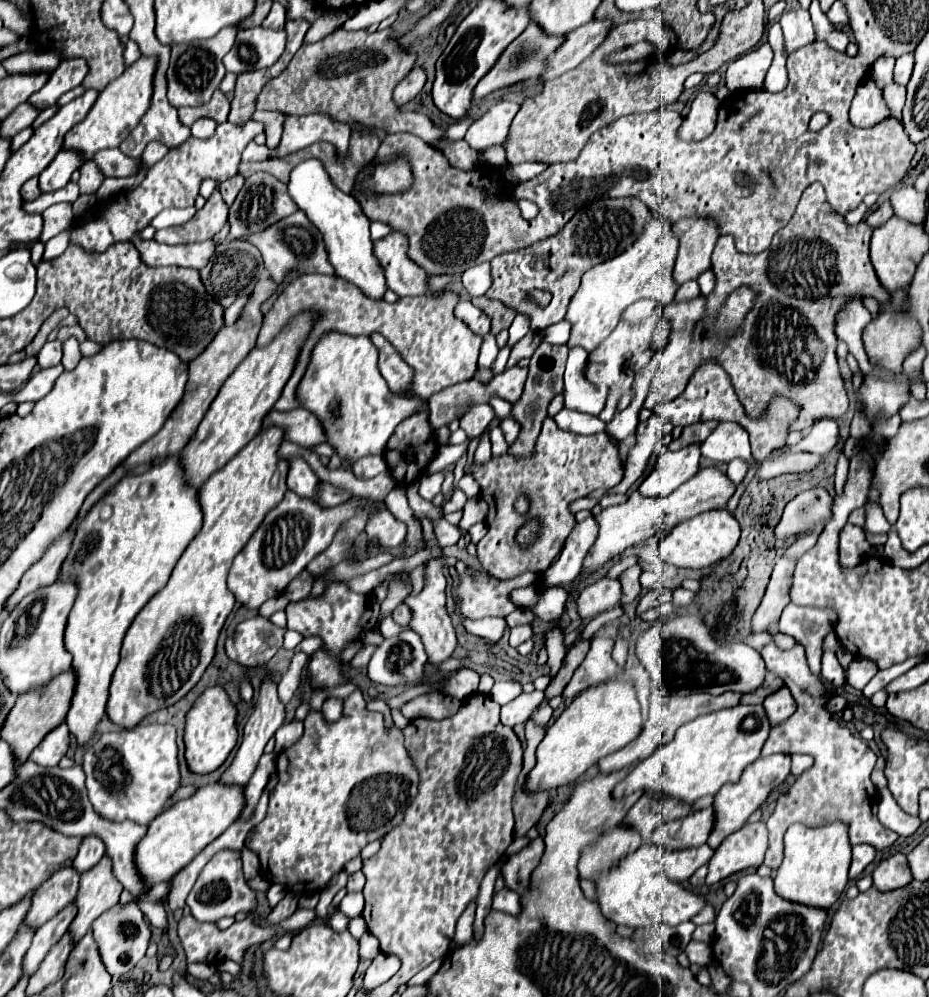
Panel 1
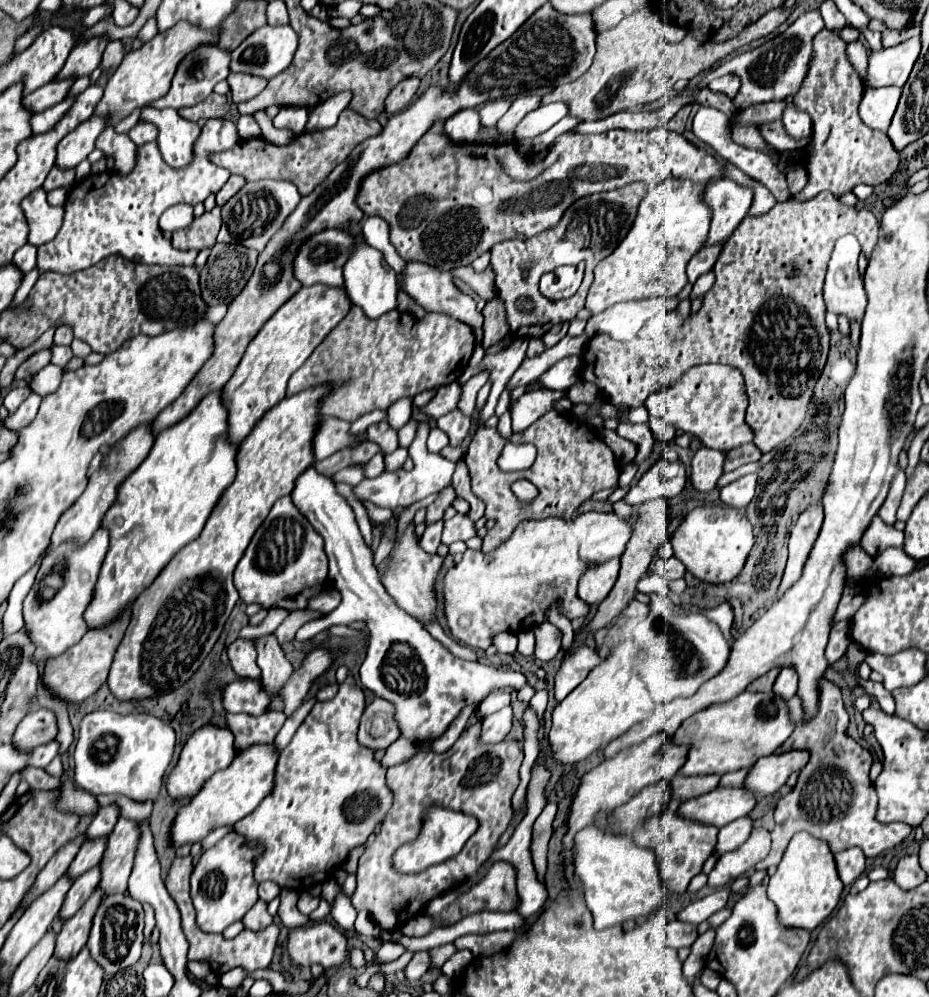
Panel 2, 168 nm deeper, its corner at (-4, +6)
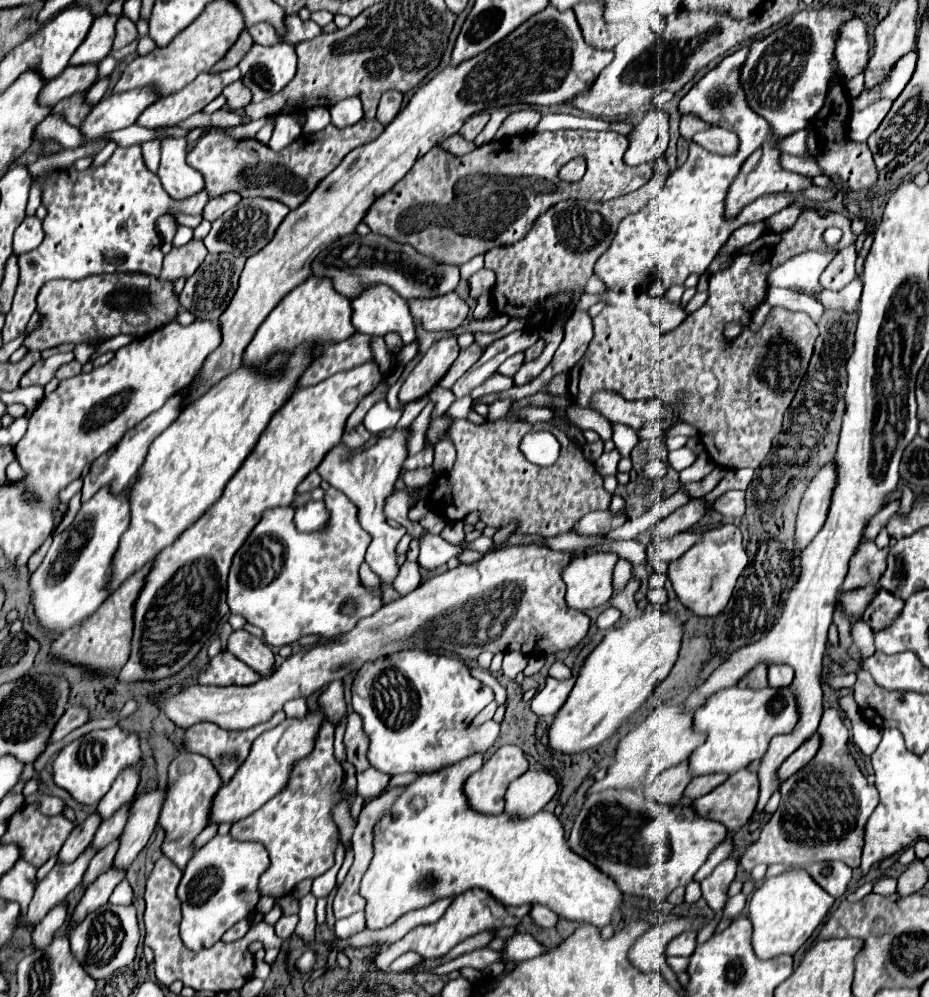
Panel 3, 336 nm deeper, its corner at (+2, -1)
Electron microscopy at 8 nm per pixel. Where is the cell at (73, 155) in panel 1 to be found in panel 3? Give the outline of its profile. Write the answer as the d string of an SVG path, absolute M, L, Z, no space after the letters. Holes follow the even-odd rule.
M153 86L135 88L121 94L109 94L97 104L97 108L93 108L81 132L85 138L93 140L103 134L133 126L143 110L147 110L157 100L161 100L161 94Z

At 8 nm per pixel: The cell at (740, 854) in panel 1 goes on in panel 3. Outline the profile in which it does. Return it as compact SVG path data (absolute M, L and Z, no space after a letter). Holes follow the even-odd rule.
M727 858L725 862L721 862L703 882L701 882L701 892L705 902L709 904L709 908L713 910L715 916L721 916L725 902L727 902L727 890L729 884L735 878L737 872L737 860L735 858Z

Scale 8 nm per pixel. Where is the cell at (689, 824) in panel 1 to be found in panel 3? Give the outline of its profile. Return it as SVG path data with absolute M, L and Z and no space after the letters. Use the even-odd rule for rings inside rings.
M741 768L741 772L731 774L721 786L713 792L697 798L693 808L699 816L721 822L729 832L739 830L749 822L755 812L759 796L759 780L757 774L749 768Z

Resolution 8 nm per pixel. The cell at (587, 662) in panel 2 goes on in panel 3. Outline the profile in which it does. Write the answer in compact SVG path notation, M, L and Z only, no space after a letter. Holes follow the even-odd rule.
M547 678L545 688L531 702L533 712L537 716L555 716L559 712L559 708L565 704L573 684L575 684L575 678L569 678L569 680L563 680L563 682Z

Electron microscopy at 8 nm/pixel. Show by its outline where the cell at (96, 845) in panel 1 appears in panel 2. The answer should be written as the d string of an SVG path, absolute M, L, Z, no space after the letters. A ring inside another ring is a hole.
M109 805L109 807L103 807L99 809L99 813L95 815L95 819L91 821L89 829L87 829L87 841L93 841L93 839L99 839L99 837L109 837L111 829L115 827L115 821L119 817L119 809Z

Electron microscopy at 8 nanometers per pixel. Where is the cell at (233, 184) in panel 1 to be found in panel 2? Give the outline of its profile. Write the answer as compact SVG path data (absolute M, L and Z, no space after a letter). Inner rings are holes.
M231 175L229 177L229 181L219 189L219 193L217 193L217 205L219 207L223 207L241 187L245 185L245 179L243 177L239 177L239 175Z

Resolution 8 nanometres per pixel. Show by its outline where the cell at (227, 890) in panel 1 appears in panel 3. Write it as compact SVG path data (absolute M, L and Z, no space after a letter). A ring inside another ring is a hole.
M229 834L215 836L203 848L195 850L177 894L183 904L181 940L189 950L211 948L239 920L253 914L261 894L259 876L269 868L269 856L261 842L237 842Z

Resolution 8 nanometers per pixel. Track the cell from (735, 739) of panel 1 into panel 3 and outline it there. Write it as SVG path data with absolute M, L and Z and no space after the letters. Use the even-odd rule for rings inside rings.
M723 688L709 696L709 700L697 708L693 726L697 732L705 732L707 740L703 746L699 746L689 762L693 776L701 774L713 774L713 772L725 772L735 774L737 770L745 768L753 760L759 760L767 748L773 736L777 734L789 734L799 720L799 708L795 702L795 694L791 688Z

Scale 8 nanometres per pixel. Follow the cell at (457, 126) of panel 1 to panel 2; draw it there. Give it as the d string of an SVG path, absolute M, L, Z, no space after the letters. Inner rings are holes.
M497 99L497 101L489 101L481 105L479 115L483 117L483 125L493 127L495 121L499 121L499 117L509 109L509 105L511 105L511 99Z

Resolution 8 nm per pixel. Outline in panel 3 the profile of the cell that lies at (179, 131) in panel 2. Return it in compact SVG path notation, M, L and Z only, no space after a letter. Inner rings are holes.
M167 138L161 144L161 166L159 178L165 192L173 200L185 200L199 194L205 188L203 174L185 164L187 140L185 138Z

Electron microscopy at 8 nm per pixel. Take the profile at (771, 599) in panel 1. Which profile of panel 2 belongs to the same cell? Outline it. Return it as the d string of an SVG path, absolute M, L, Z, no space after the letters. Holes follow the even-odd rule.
M813 503L801 513L801 517L789 537L789 559L787 559L787 567L785 567L777 597L781 597L787 589L791 589L791 585L795 585L795 581L799 581L803 567L807 563L807 557L815 545L815 537L819 535L821 523L823 523L821 505Z

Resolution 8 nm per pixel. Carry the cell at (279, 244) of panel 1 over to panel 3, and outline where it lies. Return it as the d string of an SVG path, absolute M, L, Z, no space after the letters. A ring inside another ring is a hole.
M355 232L351 236L343 236L341 240L325 248L325 252L321 252L321 256L313 262L313 274L329 276L335 284L335 290L347 296L349 300L355 300L369 286L377 284L389 286L405 300L443 296L453 292L459 284L459 266L435 262L433 258L419 254L413 246L395 242L387 236L379 234L359 236Z

